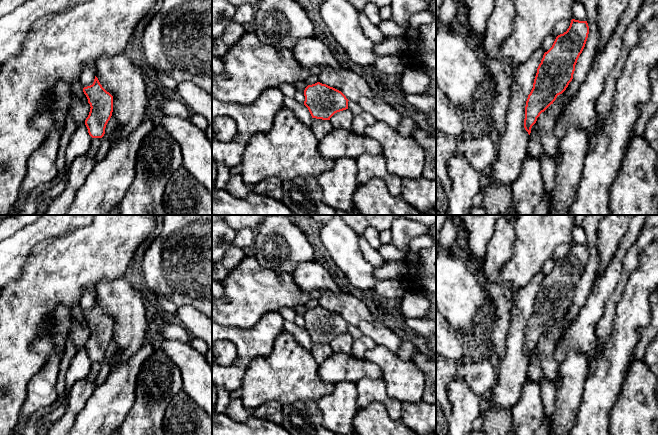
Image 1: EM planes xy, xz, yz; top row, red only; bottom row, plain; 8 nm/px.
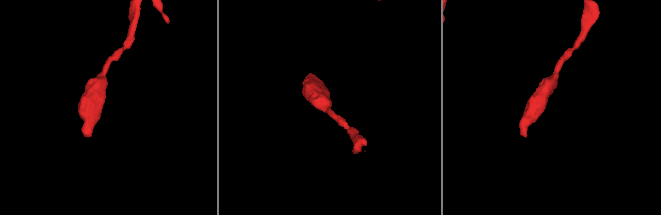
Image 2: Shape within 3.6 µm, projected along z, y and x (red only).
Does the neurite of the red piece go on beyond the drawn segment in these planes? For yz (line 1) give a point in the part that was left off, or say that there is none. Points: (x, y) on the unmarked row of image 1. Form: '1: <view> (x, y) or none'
1: none

